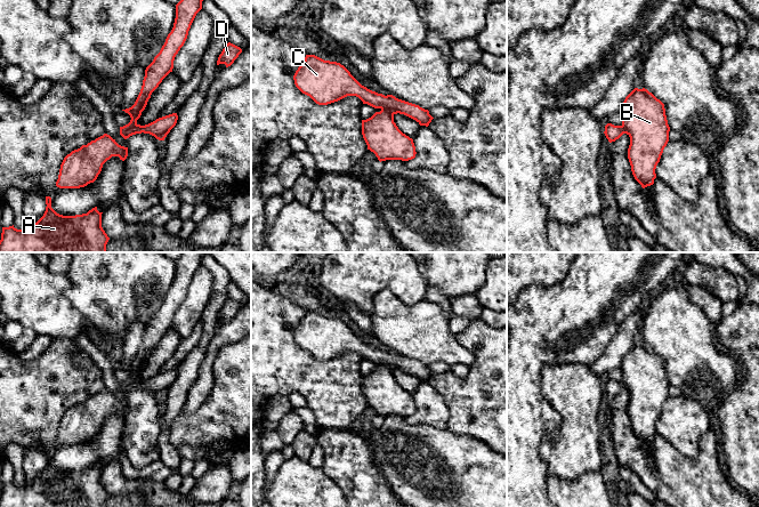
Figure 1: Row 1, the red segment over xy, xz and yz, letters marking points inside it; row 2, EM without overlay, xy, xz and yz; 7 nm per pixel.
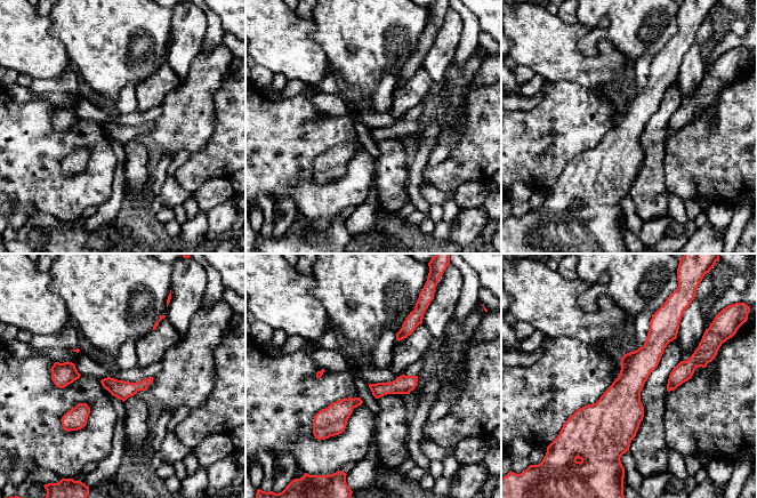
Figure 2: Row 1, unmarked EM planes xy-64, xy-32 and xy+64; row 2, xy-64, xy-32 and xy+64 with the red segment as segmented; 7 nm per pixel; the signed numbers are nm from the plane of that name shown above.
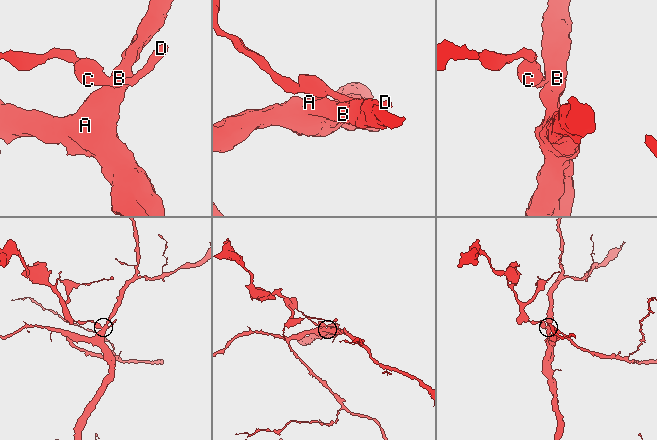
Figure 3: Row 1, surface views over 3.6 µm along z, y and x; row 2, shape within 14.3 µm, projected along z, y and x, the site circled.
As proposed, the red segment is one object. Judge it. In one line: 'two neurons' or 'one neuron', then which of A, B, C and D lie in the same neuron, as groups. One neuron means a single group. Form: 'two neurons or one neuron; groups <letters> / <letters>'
two neurons; groups A B / C D

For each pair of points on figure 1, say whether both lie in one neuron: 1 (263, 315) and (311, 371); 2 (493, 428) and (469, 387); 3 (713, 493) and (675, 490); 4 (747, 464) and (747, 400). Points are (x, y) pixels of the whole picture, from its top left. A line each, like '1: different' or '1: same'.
1: same
2: same
3: same
4: same

